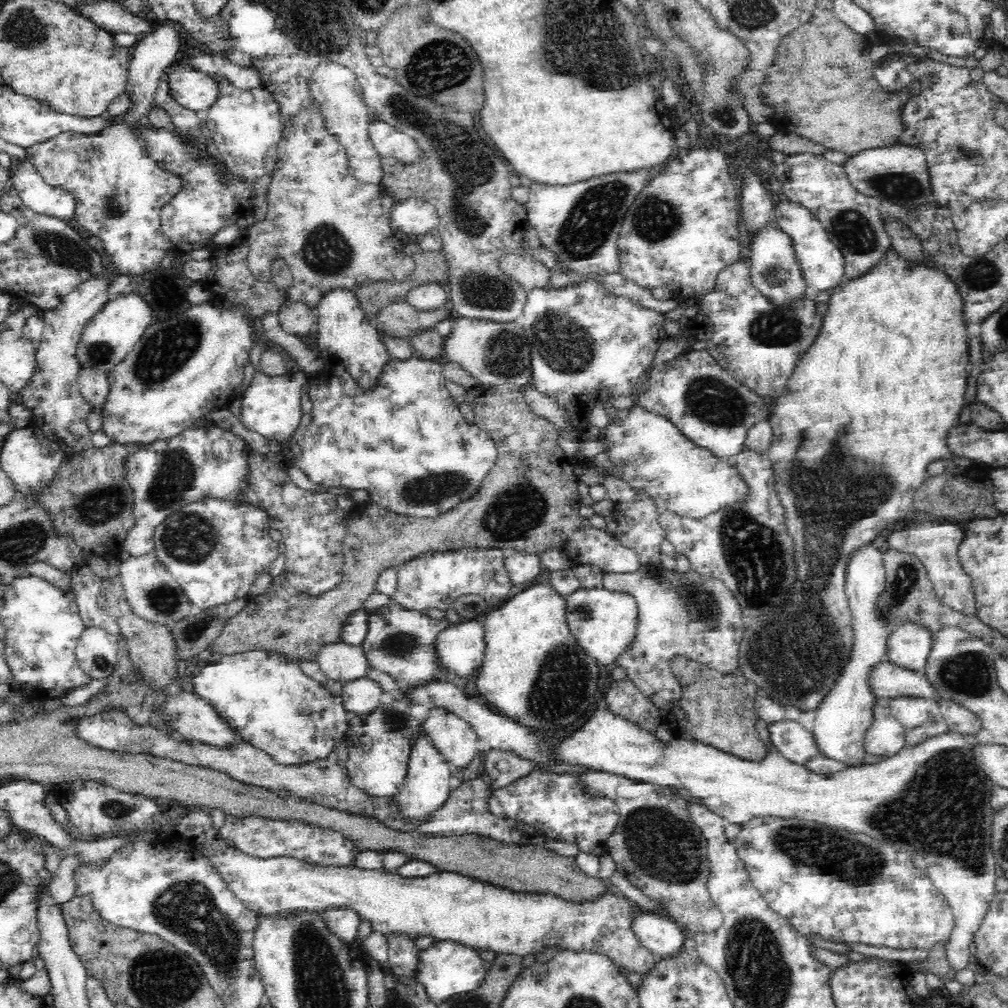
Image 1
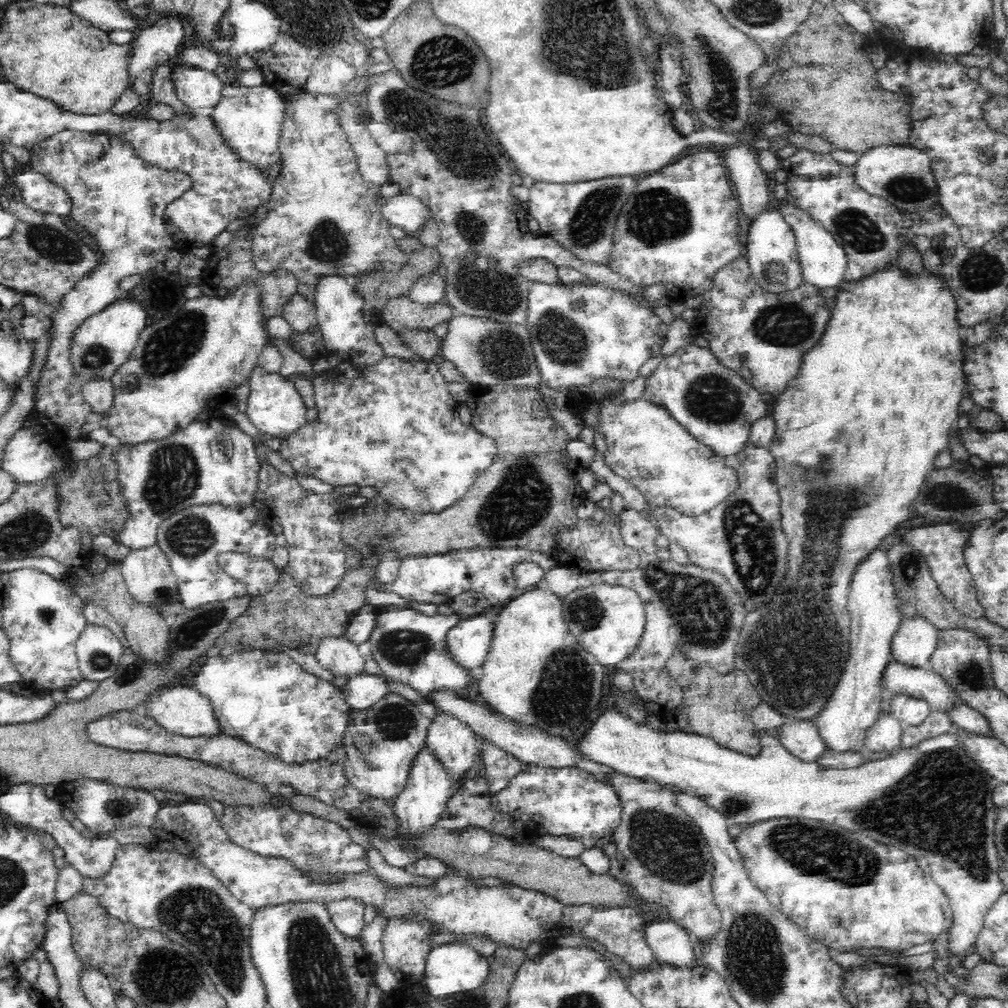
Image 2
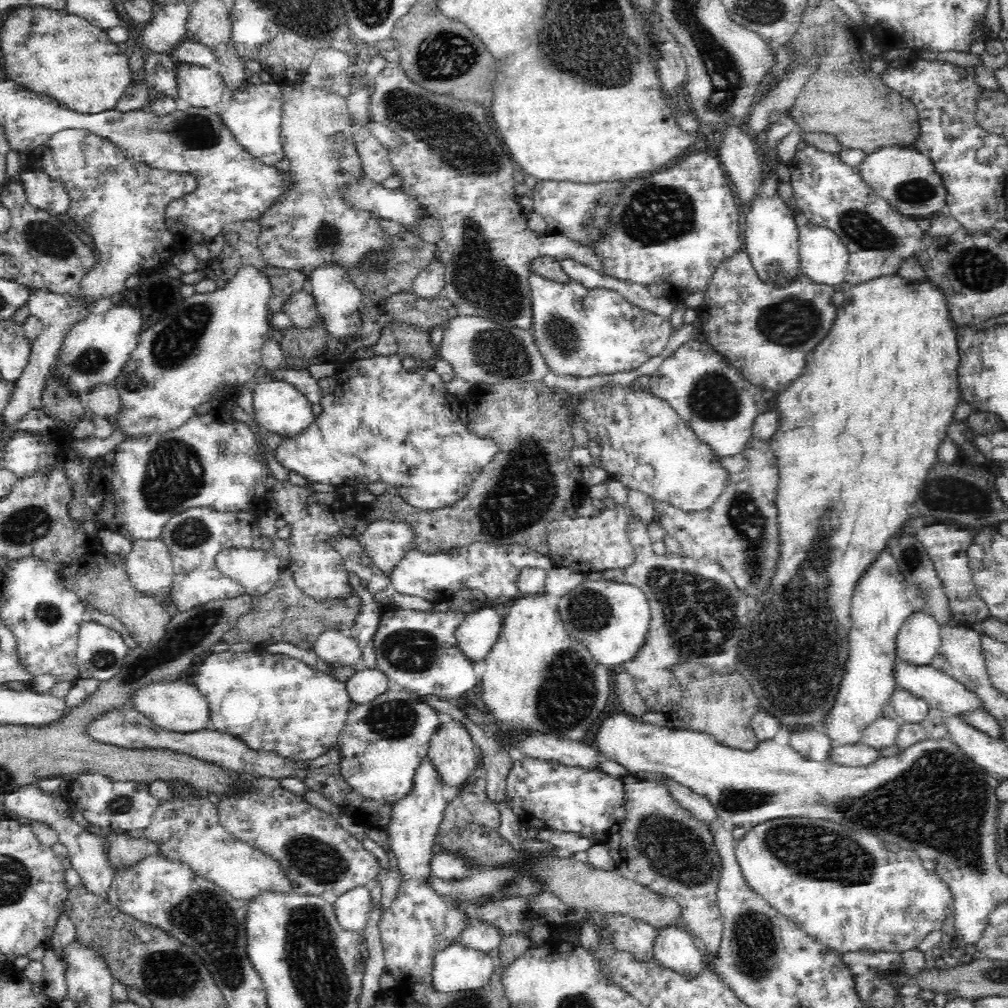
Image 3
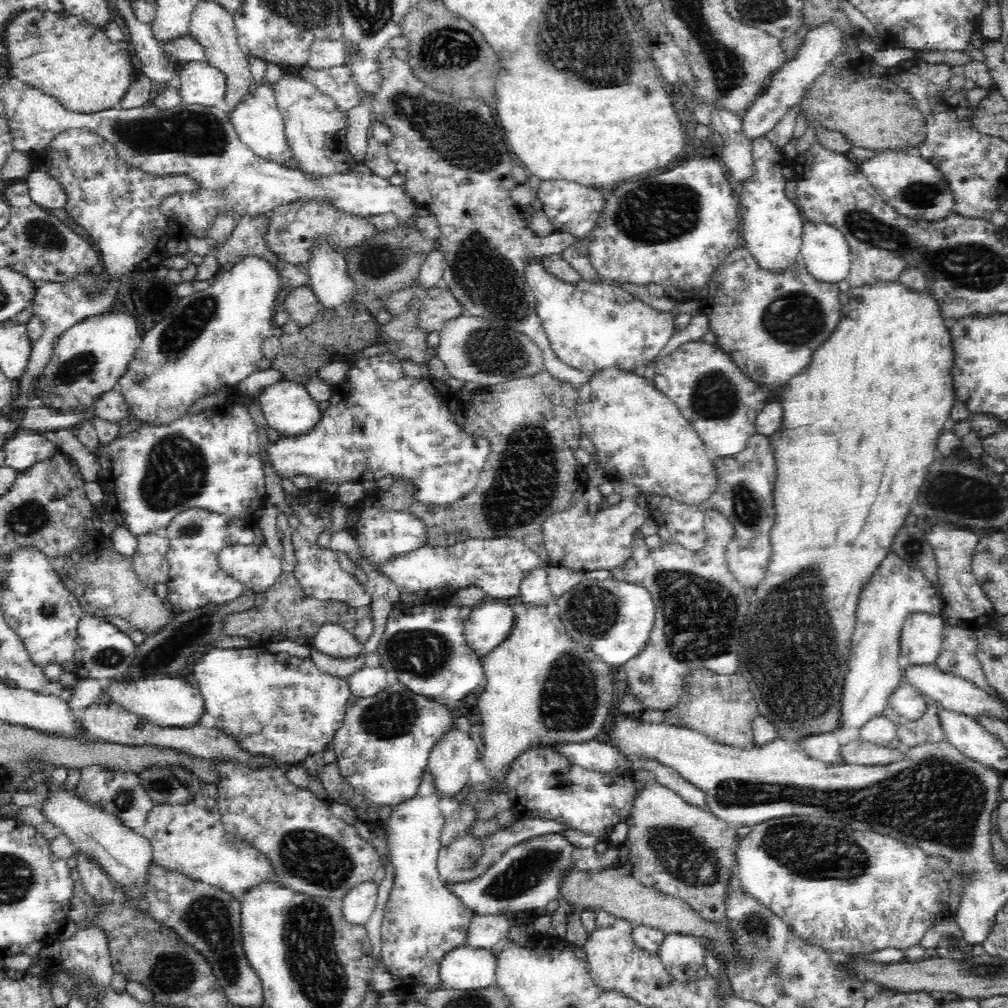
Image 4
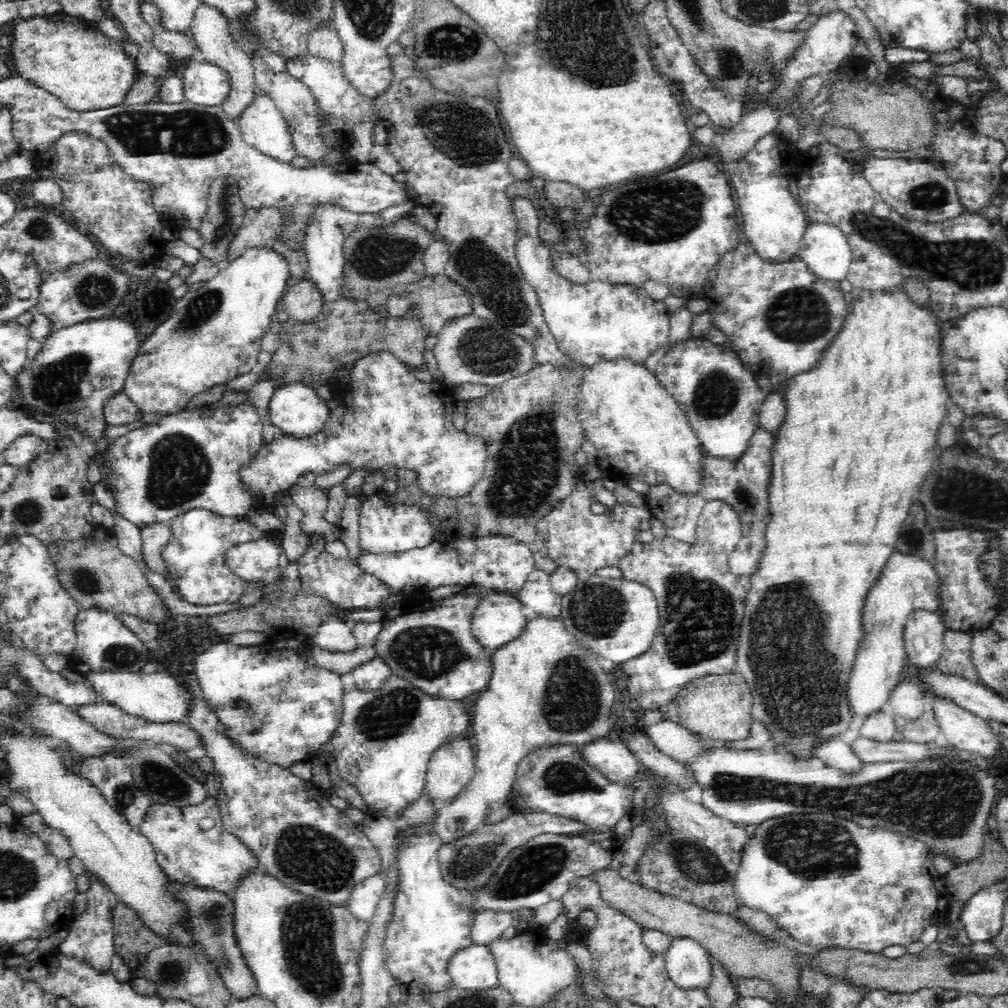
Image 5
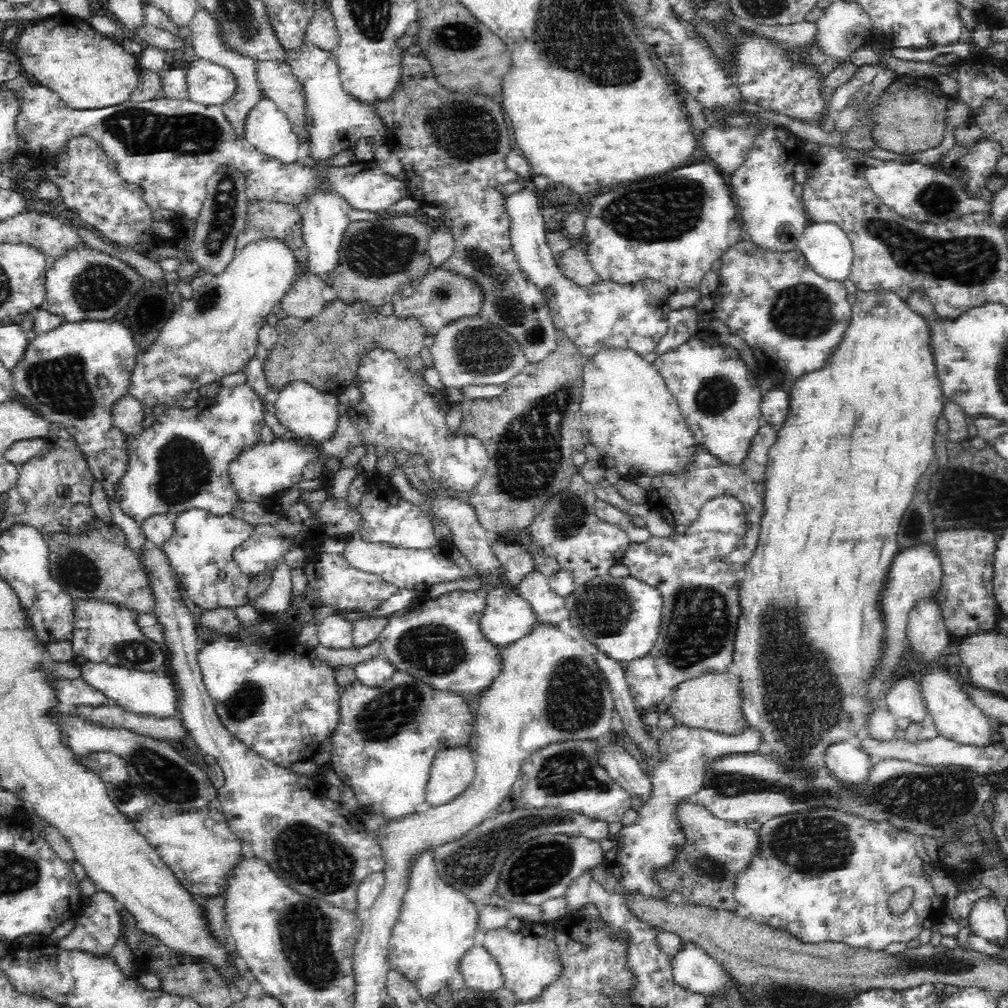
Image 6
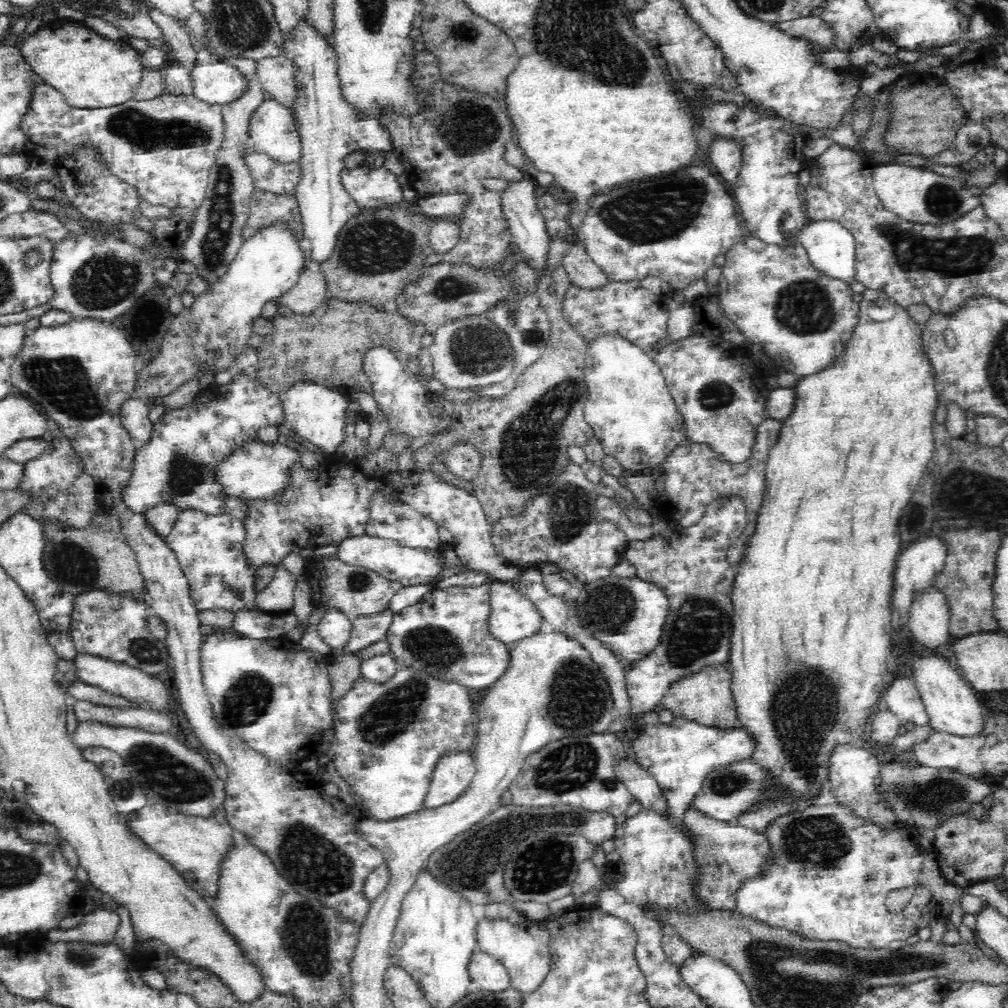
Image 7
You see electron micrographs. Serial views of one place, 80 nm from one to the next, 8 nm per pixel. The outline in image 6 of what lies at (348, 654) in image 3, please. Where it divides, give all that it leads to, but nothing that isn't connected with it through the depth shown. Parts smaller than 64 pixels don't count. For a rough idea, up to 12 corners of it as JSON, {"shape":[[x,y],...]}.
{"shape":[[330,614],[318,624],[326,648],[352,648],[352,621]]}

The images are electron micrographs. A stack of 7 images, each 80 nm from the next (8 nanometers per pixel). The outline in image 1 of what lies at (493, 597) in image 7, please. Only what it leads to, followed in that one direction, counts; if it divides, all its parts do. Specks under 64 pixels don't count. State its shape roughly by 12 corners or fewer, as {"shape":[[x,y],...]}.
{"shape":[[484,618],[460,620],[434,645],[449,673],[473,675],[486,652]]}

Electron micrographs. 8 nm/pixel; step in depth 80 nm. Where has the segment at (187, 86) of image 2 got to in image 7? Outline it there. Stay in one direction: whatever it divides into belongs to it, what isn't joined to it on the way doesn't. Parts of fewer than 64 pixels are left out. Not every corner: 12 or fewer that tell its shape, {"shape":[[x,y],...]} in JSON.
{"shape":[[204,61],[191,73],[194,95],[236,102],[248,79],[232,63]]}

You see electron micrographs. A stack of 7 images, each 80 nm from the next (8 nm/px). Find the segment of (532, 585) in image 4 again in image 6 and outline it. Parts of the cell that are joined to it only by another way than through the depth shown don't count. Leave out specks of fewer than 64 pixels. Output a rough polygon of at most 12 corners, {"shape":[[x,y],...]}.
{"shape":[[534,568],[516,589],[542,623],[557,627],[570,616],[566,600]]}

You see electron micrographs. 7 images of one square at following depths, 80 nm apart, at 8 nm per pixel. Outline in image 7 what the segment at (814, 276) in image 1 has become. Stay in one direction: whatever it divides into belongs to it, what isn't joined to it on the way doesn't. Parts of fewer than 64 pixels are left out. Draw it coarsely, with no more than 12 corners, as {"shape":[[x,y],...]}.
{"shape":[[834,219],[808,221],[797,238],[826,276],[856,280],[852,233]]}

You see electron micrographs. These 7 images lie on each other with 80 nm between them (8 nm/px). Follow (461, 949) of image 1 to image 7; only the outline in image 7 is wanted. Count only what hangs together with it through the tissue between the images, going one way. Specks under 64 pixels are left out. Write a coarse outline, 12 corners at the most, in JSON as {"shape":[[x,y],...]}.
{"shape":[[476,950],[468,962],[482,990],[510,988],[510,973],[495,957]]}

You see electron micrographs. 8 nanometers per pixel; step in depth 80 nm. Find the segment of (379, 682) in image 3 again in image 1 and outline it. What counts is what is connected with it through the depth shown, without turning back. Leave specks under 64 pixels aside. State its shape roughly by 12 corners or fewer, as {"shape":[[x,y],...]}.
{"shape":[[366,676],[345,682],[346,710],[365,715],[380,704],[384,688]]}

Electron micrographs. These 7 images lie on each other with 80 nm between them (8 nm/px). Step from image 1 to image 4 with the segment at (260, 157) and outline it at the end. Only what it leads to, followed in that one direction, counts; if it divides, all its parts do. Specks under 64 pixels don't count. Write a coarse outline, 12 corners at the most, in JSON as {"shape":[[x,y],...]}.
{"shape":[[255,85],[230,112],[258,156],[292,158],[273,90]]}

